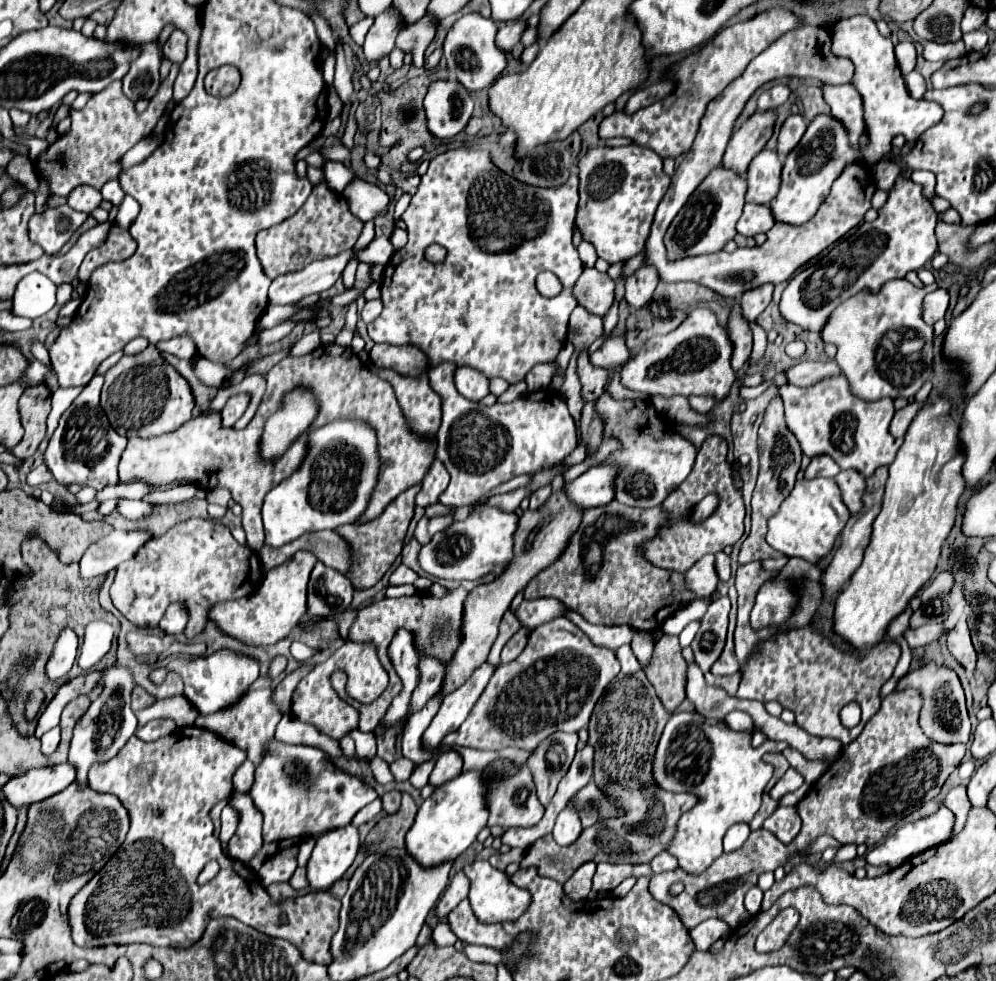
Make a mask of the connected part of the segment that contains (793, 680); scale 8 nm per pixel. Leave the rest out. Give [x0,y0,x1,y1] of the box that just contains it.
[735,626,901,746]

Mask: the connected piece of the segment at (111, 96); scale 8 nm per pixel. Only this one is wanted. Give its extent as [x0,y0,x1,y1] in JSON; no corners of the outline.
[35,64,180,198]

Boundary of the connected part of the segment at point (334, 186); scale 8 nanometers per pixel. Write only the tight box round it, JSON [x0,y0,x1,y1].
[321,162,355,194]

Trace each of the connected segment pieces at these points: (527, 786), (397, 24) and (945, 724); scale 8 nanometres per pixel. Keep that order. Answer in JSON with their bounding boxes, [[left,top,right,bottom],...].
[[489,766,543,828],[363,6,403,60],[919,662,971,744]]

